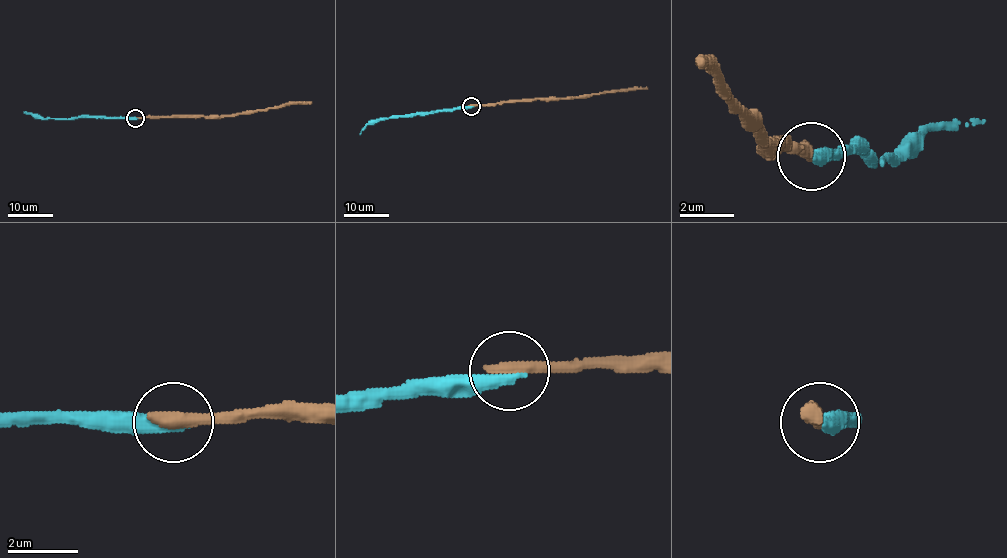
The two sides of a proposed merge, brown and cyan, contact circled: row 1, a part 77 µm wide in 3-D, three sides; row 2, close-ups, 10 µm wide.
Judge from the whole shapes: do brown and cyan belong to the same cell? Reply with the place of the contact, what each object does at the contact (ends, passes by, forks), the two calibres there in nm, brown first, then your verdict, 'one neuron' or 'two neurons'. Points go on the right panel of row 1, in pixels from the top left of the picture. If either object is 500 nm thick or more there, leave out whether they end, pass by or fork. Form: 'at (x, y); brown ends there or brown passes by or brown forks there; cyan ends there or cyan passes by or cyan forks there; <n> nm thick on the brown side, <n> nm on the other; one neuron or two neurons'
at (811, 156); brown ends there; cyan ends there; 440 nm thick on the brown side, 400 nm on the other; one neuron

